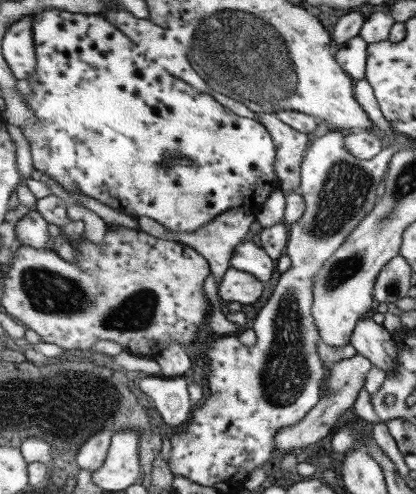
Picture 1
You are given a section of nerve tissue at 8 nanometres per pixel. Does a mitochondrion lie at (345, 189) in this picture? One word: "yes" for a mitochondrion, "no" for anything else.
yes

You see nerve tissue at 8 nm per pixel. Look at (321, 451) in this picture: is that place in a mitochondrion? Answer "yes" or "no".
no

